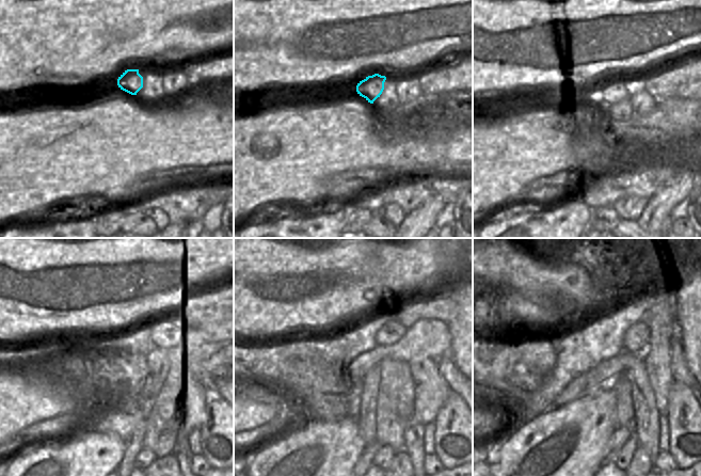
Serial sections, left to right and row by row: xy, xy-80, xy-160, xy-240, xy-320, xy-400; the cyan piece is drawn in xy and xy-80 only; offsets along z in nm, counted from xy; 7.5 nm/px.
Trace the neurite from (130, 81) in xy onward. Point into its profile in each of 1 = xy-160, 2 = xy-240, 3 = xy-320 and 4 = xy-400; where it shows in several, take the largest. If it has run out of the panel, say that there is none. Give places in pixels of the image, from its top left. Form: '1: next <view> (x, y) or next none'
1: next xy-160 (615, 91)
2: next xy-240 (140, 333)
3: next xy-320 (392, 332)
4: next xy-400 (636, 337)

